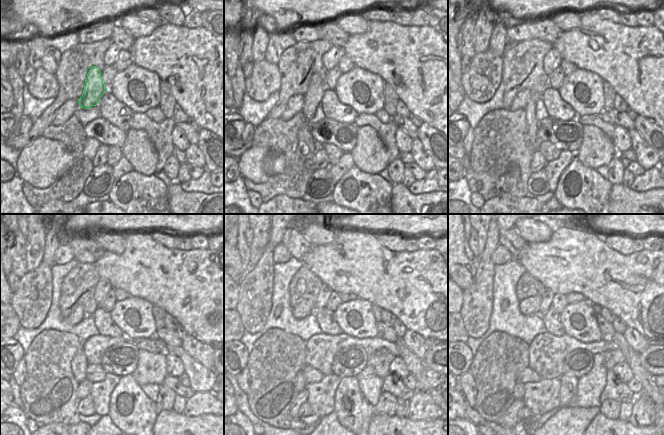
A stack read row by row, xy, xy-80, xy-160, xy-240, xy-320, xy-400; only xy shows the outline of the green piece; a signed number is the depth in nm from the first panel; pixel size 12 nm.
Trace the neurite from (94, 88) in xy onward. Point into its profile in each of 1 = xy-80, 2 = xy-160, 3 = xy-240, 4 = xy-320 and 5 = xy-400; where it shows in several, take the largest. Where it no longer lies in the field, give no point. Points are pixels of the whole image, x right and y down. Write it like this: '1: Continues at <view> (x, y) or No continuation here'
1: Continues at xy-80 (312, 98)
2: Continues at xy-160 (530, 111)
3: Continues at xy-240 (79, 364)
4: Continues at xy-320 (301, 383)
5: Continues at xy-400 (518, 392).

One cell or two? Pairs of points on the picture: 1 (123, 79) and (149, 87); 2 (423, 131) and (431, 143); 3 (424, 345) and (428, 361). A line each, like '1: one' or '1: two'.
1: one
2: one
3: two

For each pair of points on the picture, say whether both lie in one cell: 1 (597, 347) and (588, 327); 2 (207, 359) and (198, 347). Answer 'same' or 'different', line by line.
1: different
2: same

